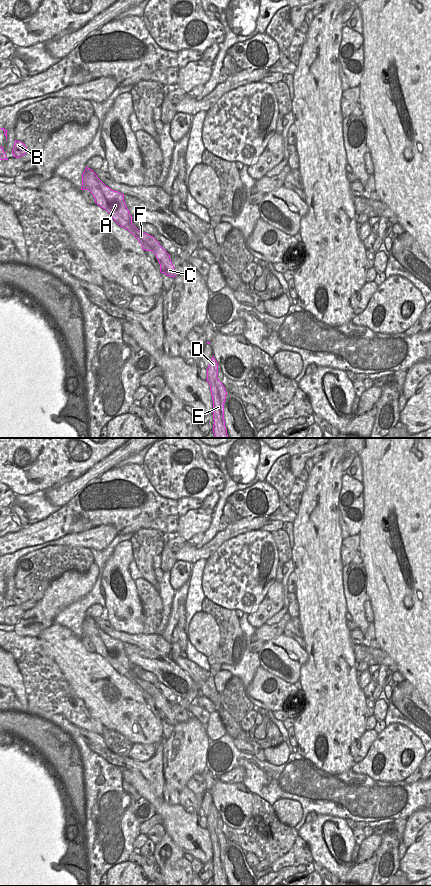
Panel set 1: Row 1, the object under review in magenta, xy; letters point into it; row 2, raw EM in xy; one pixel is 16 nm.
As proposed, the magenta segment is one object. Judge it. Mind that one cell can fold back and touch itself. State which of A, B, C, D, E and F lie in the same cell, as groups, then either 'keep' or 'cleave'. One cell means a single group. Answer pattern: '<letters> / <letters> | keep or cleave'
A B C D E F | keep

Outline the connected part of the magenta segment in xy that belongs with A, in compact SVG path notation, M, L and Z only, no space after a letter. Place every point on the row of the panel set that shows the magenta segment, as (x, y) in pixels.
M88 167L82 174L81 190L89 190L95 199L95 203L105 209L118 225L132 233L143 250L152 251L155 254L160 264L161 273L173 278L177 275L170 255L159 242L153 236L138 230L133 225L132 216L124 201L124 194L106 186L95 172Z

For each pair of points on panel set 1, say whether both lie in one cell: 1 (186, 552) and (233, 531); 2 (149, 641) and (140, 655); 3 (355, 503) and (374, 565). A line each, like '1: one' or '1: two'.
1: one
2: two
3: two

